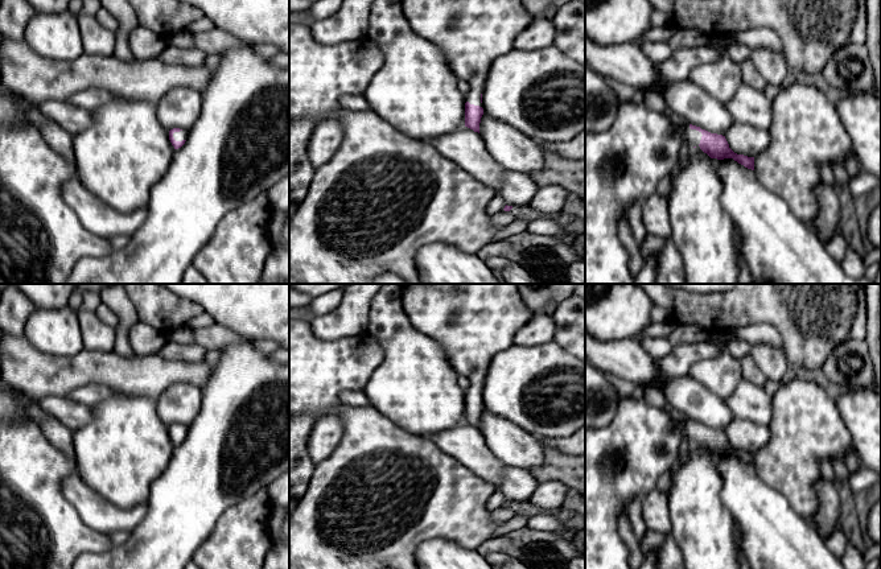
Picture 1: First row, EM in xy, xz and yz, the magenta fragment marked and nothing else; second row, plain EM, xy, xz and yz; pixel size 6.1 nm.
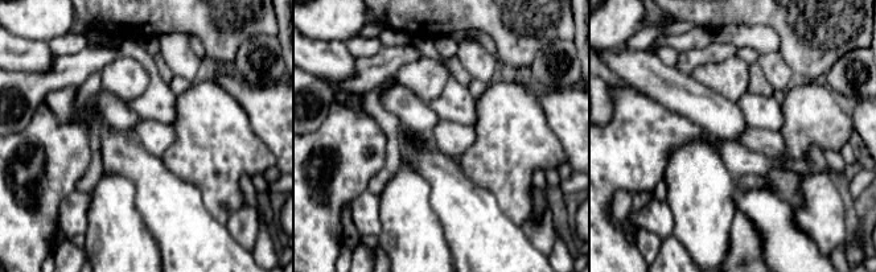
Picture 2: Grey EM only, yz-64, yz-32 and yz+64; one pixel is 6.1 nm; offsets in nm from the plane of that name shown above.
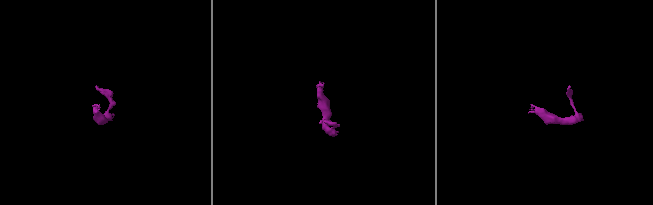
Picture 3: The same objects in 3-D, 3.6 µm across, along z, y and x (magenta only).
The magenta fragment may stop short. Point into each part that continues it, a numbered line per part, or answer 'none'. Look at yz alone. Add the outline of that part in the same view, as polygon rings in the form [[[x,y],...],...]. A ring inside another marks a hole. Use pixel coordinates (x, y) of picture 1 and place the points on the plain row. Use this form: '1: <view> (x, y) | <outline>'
1: yz (624, 461) | [[[621,396],[618,401],[618,411],[609,426],[598,429],[585,428],[585,569],[630,569],[630,549],[619,535],[618,519],[622,515],[627,515],[627,508],[633,499],[643,498],[656,488],[659,477],[666,474],[675,463],[682,440],[688,438],[692,442],[699,442],[701,432],[701,428],[691,425],[689,420],[684,425],[678,425],[664,409],[650,405],[643,399],[625,396]]]

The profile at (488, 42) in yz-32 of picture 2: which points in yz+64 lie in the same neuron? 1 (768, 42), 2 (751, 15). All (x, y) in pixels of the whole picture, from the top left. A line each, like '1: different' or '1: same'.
1: same
2: different

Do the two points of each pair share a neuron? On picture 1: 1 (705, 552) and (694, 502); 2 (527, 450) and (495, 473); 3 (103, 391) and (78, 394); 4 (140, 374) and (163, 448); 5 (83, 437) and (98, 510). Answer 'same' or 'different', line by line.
1: same
2: different
3: same
4: different
5: different

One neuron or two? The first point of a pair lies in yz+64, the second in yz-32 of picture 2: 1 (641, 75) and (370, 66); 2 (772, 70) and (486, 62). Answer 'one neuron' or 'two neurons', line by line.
1: two neurons
2: one neuron

